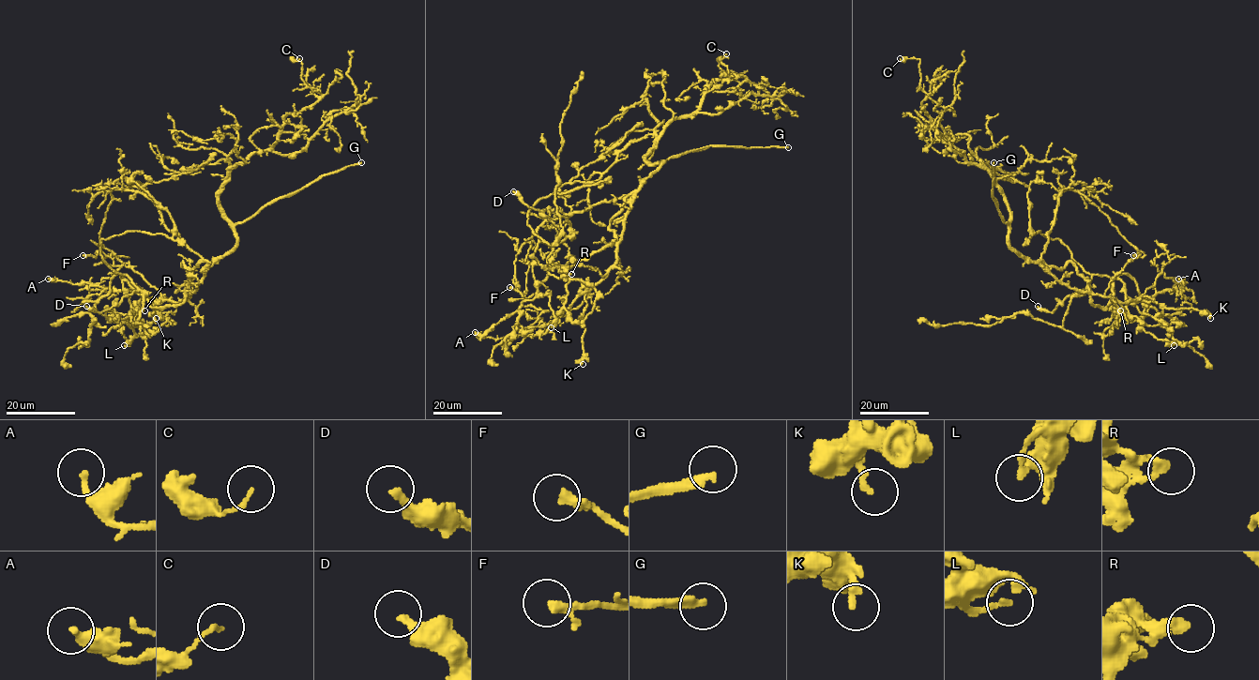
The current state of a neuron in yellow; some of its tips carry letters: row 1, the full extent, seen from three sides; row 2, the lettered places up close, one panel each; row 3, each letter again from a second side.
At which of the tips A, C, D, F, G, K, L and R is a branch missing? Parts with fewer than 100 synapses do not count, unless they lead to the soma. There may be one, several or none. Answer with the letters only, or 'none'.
G

